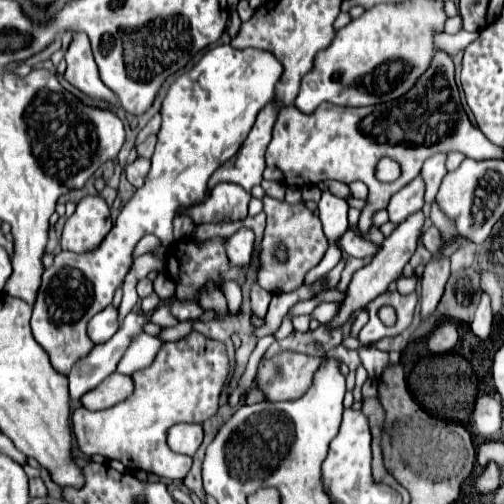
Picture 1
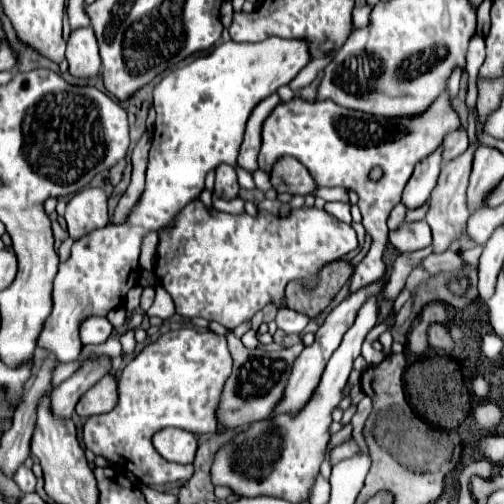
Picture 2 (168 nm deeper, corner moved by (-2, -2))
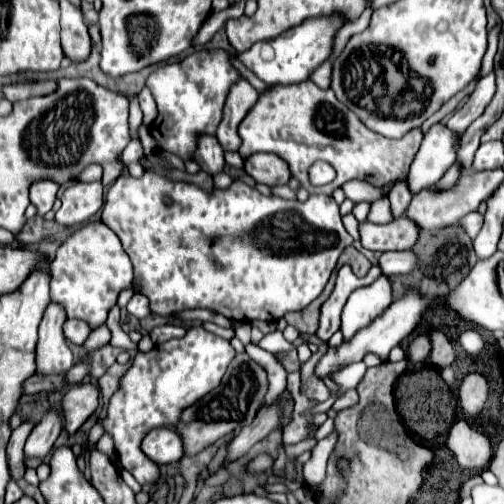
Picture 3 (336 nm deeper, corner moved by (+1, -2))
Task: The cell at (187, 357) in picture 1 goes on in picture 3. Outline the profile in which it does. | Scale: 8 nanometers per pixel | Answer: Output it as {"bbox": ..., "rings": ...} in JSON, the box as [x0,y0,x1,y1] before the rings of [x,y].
{"bbox":[101,325,235,485],"rings":[[[195,325],[183,339],[171,339],[155,345],[149,353],[137,353],[129,371],[121,379],[117,393],[109,401],[107,417],[101,421],[105,431],[115,439],[115,451],[121,457],[121,467],[127,469],[141,485],[155,483],[159,467],[141,451],[141,441],[155,427],[173,427],[185,407],[213,391],[233,361],[235,349],[229,341],[209,333],[203,325]]]}

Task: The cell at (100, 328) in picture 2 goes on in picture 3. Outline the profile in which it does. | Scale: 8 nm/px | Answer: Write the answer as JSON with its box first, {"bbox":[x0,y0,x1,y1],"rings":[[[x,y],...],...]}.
{"bbox":[63,319,91,345],"rings":[[[67,319],[67,321],[63,323],[63,335],[65,335],[71,343],[75,343],[75,345],[83,345],[89,333],[91,333],[89,325],[83,323],[83,321],[79,321],[79,319]]]}

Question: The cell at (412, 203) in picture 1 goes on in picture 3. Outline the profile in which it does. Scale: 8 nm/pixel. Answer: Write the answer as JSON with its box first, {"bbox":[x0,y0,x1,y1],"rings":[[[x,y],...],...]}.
{"bbox":[407,123,459,193],"rings":[[[437,123],[429,129],[407,177],[413,193],[433,187],[445,175],[445,171],[457,161],[457,143],[459,135],[453,135],[453,131],[449,131],[449,127],[443,123]]]}

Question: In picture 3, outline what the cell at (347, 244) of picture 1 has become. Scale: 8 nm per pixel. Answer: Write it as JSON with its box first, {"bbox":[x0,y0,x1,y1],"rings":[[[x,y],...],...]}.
{"bbox":[101,171,353,321],"rings":[[[147,171],[143,177],[139,177],[139,179],[135,179],[135,177],[131,177],[131,175],[121,175],[121,177],[119,177],[111,187],[109,187],[107,197],[105,197],[105,205],[103,205],[103,213],[101,213],[101,221],[103,221],[107,227],[111,227],[111,229],[119,235],[119,239],[121,239],[121,243],[123,243],[123,247],[125,247],[125,251],[127,251],[131,263],[133,263],[133,273],[135,273],[135,279],[133,279],[133,281],[135,281],[135,285],[137,285],[137,293],[145,295],[145,297],[149,299],[149,309],[151,309],[151,313],[161,315],[161,317],[169,317],[169,315],[173,315],[173,313],[177,313],[177,311],[183,311],[183,309],[211,309],[211,311],[215,311],[215,313],[225,315],[227,319],[239,319],[239,321],[255,321],[255,319],[259,319],[259,321],[277,321],[277,319],[281,319],[281,317],[283,317],[285,313],[289,313],[289,311],[301,311],[301,309],[305,309],[311,301],[315,301],[315,299],[321,295],[321,291],[325,289],[325,285],[327,285],[327,281],[329,281],[329,277],[331,277],[331,271],[333,271],[335,265],[337,265],[339,255],[343,253],[345,247],[349,247],[349,245],[353,243],[353,237],[345,231],[345,227],[343,227],[343,223],[341,223],[339,205],[337,205],[337,203],[333,201],[333,197],[329,197],[329,195],[309,195],[309,199],[307,199],[305,203],[301,203],[301,201],[289,201],[289,199],[275,197],[275,195],[265,197],[265,195],[261,195],[257,189],[245,185],[243,181],[233,181],[227,189],[205,191],[205,189],[193,185],[193,183],[185,183],[185,181],[169,181],[169,179],[165,179],[165,177],[157,175],[157,173],[149,173],[149,171]]]}

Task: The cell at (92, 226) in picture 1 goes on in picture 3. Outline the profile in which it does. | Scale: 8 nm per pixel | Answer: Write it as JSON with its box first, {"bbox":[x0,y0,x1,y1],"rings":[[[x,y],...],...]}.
{"bbox":[55,181,103,225],"rings":[[[101,181],[71,183],[61,195],[61,209],[55,213],[55,221],[61,225],[81,225],[89,221],[103,207]]]}

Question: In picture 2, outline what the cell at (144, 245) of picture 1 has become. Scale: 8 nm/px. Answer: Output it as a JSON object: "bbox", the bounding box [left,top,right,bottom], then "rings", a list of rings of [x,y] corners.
{"bbox":[214,165,240,199],"rings":[[[220,165],[216,169],[216,187],[214,187],[214,195],[220,199],[236,199],[240,191],[238,185],[238,175],[234,167],[228,165]]]}

